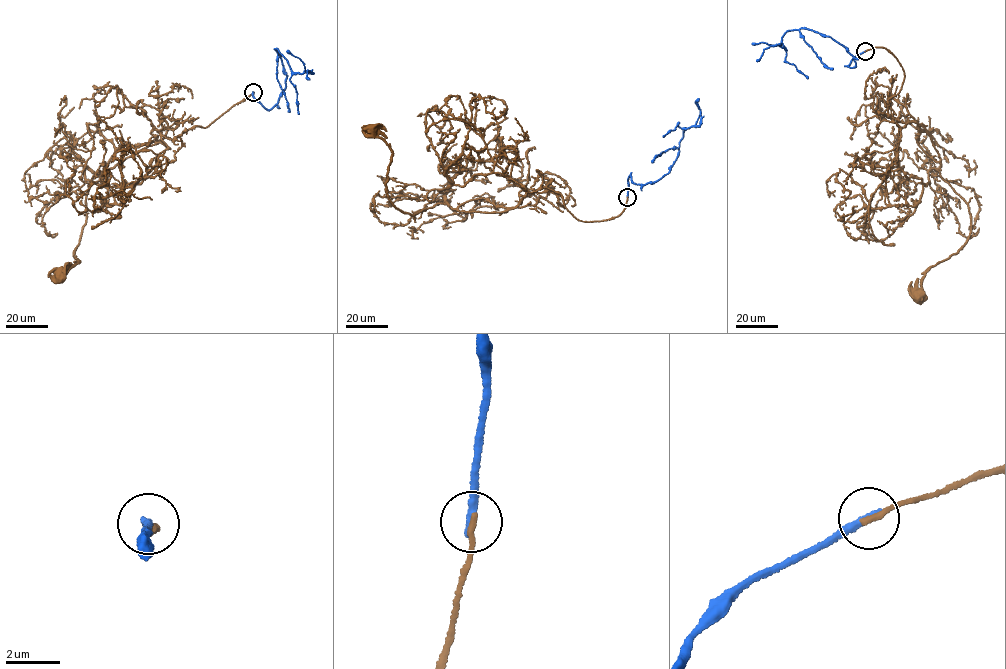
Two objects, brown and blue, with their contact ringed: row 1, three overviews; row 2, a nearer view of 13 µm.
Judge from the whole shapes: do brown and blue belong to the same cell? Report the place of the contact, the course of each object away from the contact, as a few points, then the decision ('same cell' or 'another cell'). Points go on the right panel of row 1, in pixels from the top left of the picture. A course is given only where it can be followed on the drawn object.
place (865, 51); course brown (865, 51), (896, 58), (888, 113), (928, 133), (968, 206), (968, 239), (918, 297); course blue (865, 51), (851, 68), (847, 50), (800, 28), (785, 33), (785, 48), (765, 48), (757, 61); another cell

